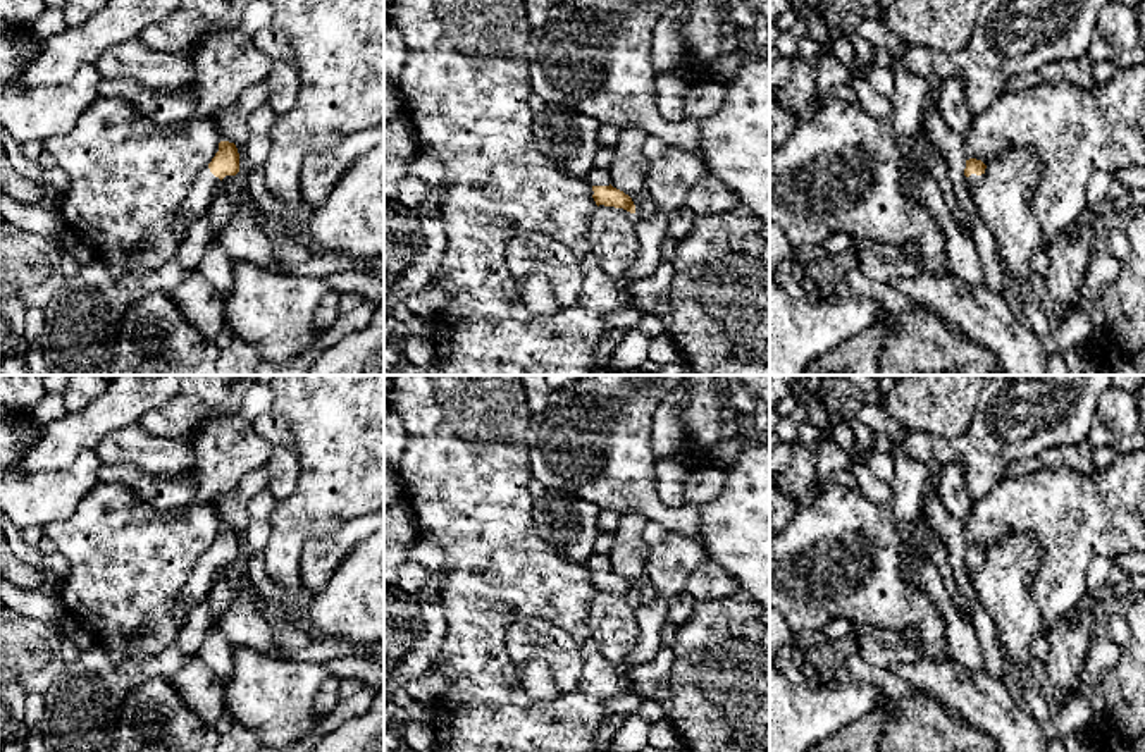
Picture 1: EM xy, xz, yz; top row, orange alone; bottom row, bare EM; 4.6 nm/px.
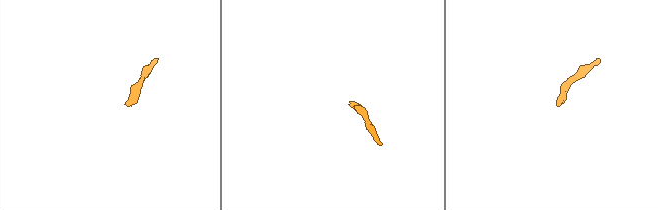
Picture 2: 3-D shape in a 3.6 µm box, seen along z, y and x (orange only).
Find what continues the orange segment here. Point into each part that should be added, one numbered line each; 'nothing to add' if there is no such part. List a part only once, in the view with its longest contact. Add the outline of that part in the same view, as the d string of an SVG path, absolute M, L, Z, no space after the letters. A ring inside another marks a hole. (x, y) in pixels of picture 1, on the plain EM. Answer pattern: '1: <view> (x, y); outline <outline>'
1: xy (198, 584); outline M205 552L195 564L186 585L181 590L179 602L188 611L193 609L196 604L207 599L212 576L220 568L208 552Z

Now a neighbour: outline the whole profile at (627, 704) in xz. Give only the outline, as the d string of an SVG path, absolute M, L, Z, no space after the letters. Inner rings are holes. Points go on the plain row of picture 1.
M632 690L628 693L623 693L620 697L608 700L606 711L610 714L622 712L622 714L628 716L637 711L637 707L641 706L642 700L644 700L644 697L637 690Z

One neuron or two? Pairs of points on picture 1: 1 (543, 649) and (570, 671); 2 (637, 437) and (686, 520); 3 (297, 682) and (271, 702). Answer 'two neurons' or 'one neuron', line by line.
1: one neuron
2: one neuron
3: one neuron

